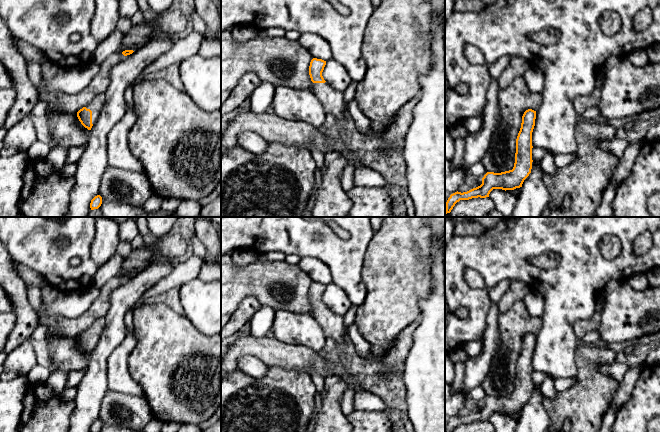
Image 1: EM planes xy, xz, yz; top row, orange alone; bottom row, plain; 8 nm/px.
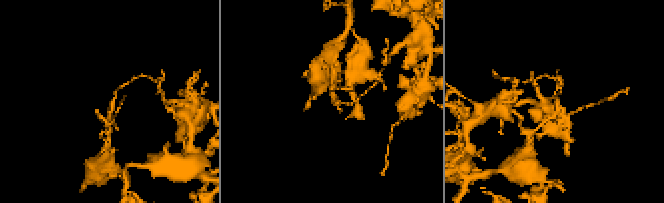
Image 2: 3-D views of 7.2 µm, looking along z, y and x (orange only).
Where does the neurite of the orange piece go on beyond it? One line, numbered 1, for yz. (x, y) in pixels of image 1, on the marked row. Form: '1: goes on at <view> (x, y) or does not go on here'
1: does not go on here

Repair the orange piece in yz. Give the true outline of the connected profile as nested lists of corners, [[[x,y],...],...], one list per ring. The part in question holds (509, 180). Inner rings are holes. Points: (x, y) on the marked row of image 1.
[[[528,109],[522,116],[521,128],[516,139],[515,163],[512,170],[494,173],[487,172],[482,184],[467,192],[455,192],[446,202],[445,213],[450,213],[460,200],[489,197],[493,189],[514,190],[522,187],[532,169],[532,132],[535,126],[536,111]]]

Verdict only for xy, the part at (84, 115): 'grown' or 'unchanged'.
grown

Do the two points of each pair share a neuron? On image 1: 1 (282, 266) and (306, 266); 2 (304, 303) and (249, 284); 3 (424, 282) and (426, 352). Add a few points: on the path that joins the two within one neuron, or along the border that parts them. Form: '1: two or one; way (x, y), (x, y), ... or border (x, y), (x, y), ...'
1: two; border (297, 264), (313, 281)
2: one; way (295, 288), (284, 281), (264, 281)
3: two; border (430, 274), (431, 291), (419, 301), (419, 316)

